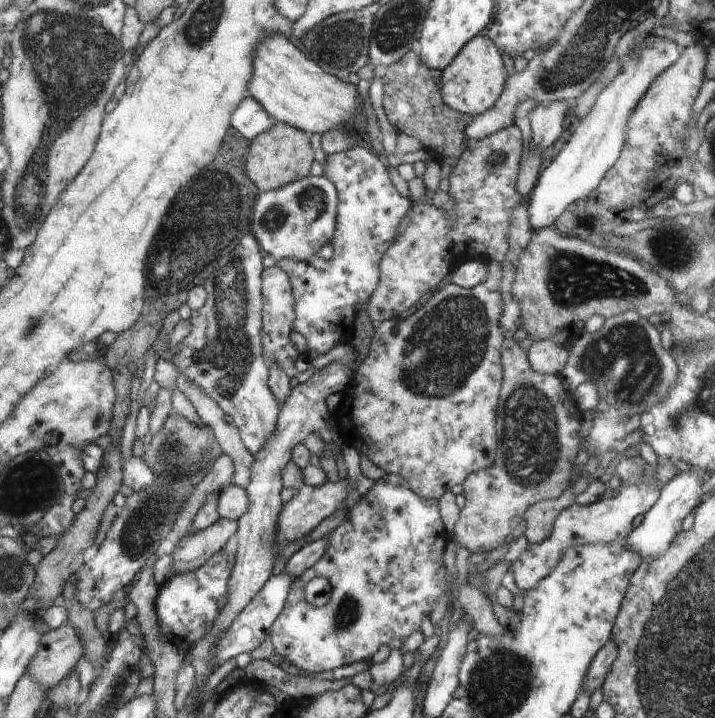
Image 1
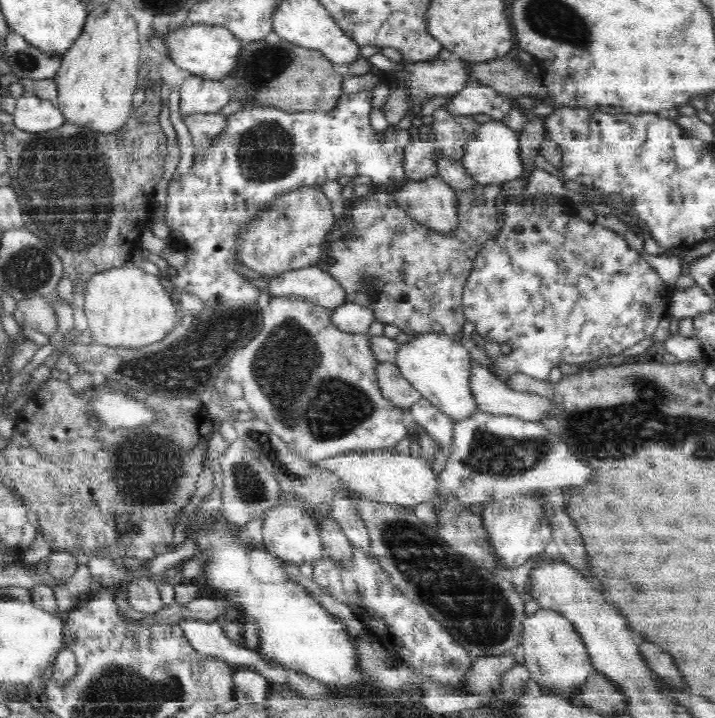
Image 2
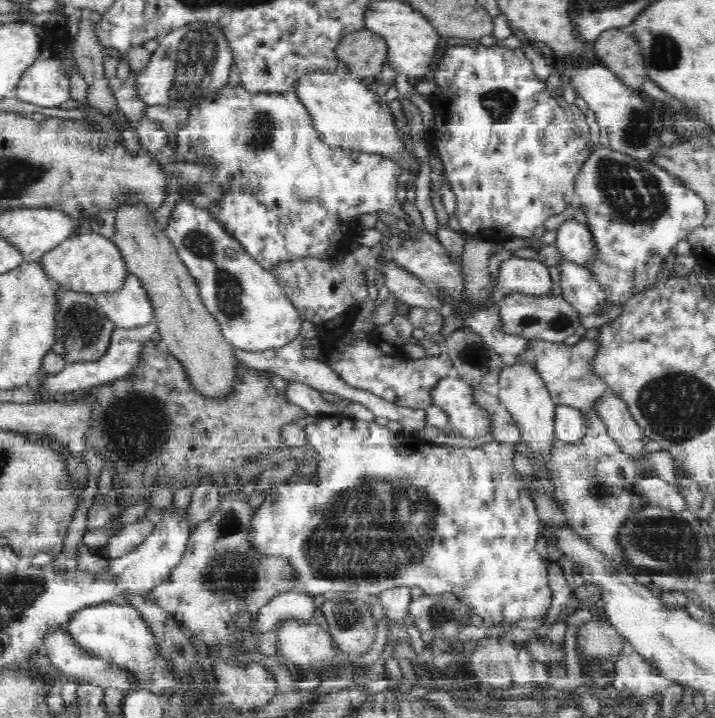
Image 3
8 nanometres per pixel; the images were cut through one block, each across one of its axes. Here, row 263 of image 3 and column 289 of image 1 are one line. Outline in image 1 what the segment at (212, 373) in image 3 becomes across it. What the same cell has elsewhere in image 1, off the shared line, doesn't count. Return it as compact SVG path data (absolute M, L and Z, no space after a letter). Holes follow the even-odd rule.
M275 121L274 126L256 136L250 149L248 162L249 177L258 185L258 190L268 192L269 190L280 190L284 186L292 185L293 182L301 181L302 178L310 175L310 164L314 160L314 150L308 142L308 136L283 122Z

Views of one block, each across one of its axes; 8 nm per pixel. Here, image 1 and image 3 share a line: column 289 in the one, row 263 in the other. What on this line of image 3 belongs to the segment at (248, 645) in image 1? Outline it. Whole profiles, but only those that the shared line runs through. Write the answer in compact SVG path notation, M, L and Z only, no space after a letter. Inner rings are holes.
M574 220L565 221L557 230L555 244L565 260L584 267L593 261L592 256L597 248L592 241L588 226Z

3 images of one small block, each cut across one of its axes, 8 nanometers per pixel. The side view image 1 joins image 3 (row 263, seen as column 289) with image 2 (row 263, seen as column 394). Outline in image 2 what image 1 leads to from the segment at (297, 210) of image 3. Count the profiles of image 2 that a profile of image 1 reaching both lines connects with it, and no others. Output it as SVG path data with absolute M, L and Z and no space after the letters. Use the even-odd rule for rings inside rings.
M361 91L353 94L343 94L338 100L338 103L330 111L282 111L278 110L275 106L260 107L260 108L246 108L238 114L232 114L228 116L227 126L222 128L219 132L219 138L214 139L211 142L211 146L208 147L210 150L206 154L196 154L196 162L194 162L194 168L188 176L184 176L180 182L172 184L168 188L168 210L165 211L165 221L172 232L178 232L180 236L174 240L173 248L186 252L188 254L188 264L174 276L174 284L178 286L178 290L182 292L188 292L188 294L196 294L203 304L206 305L232 305L232 306L242 306L242 305L252 305L252 302L256 303L256 298L260 296L260 292L256 288L252 288L240 273L236 274L232 270L234 264L238 264L238 255L235 253L236 250L236 237L237 234L242 230L242 228L248 228L248 224L252 224L264 210L268 210L271 207L272 201L277 201L284 192L290 192L291 190L300 188L302 184L304 186L312 186L314 188L321 188L322 184L326 180L336 180L340 176L358 176L364 175L370 177L374 184L390 184L394 180L400 180L405 173L405 149L412 139L415 138L415 132L406 132L406 129L400 130L400 132L394 132L394 128L386 129L386 132L380 132L376 134L374 128L370 123L370 112L372 112L372 91Z

